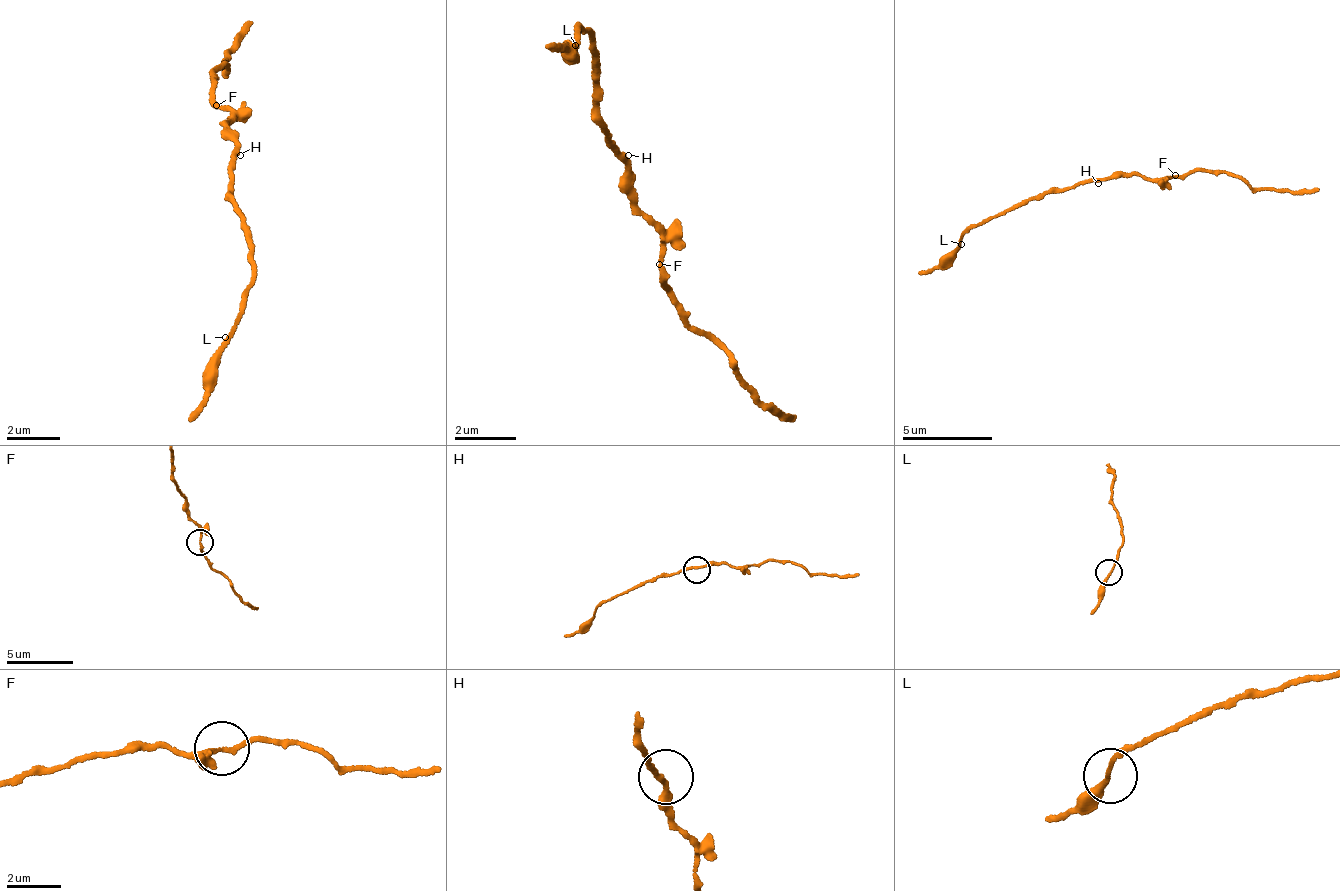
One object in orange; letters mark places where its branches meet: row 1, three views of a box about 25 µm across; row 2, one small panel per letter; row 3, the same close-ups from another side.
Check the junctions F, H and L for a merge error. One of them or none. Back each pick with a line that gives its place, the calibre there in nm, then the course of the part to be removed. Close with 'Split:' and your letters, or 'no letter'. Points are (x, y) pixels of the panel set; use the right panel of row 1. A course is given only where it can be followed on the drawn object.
Split: no letter

